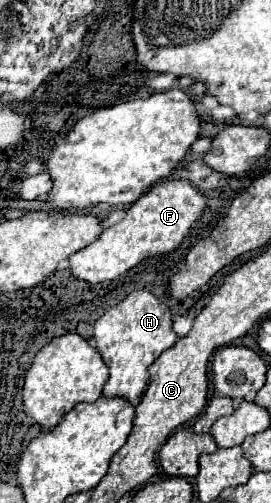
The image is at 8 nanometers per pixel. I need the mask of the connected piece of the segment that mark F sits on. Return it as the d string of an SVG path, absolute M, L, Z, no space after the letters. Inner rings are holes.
M164 180L162 184L154 184L126 210L126 216L118 224L104 230L98 240L68 258L70 274L76 280L88 284L116 280L146 256L166 254L174 250L190 234L190 226L202 216L202 210L206 208L204 200L206 198L202 196L202 192L192 188L188 180ZM196 198L202 200L196 204Z

